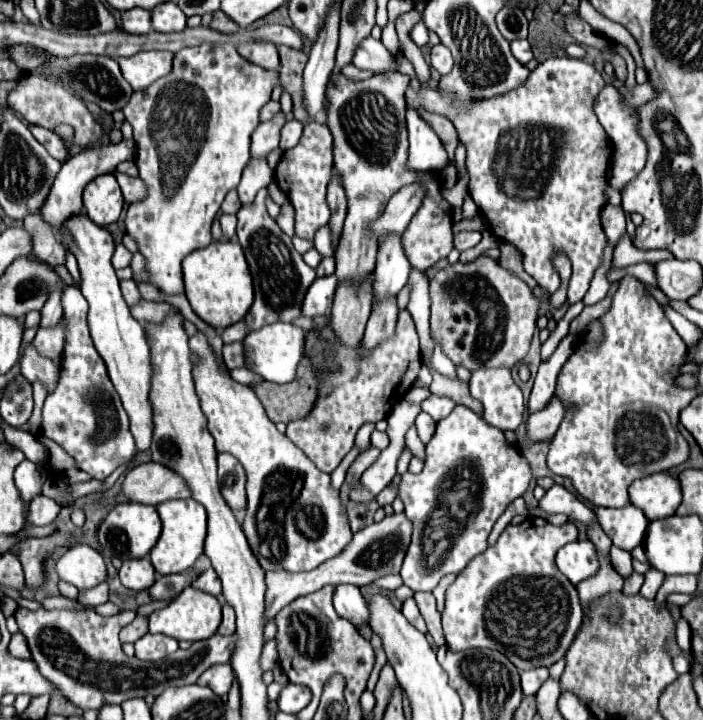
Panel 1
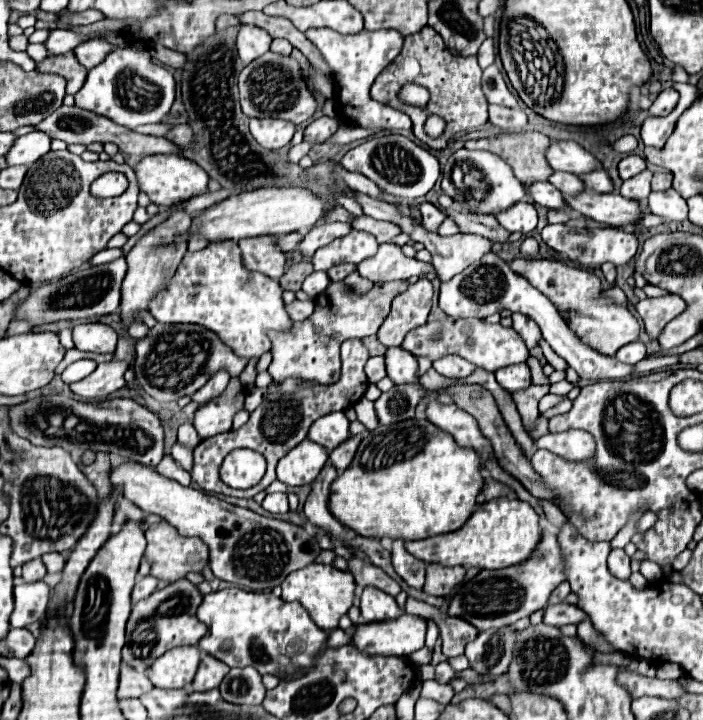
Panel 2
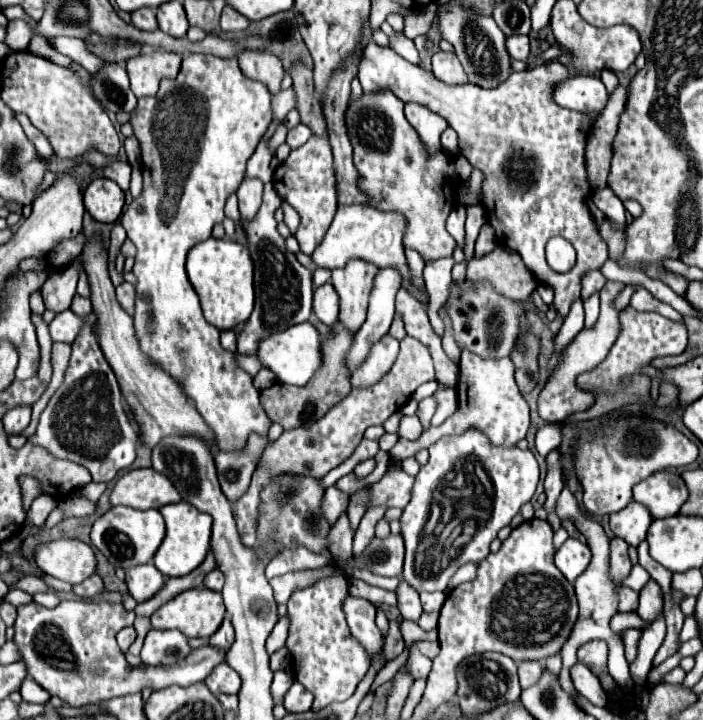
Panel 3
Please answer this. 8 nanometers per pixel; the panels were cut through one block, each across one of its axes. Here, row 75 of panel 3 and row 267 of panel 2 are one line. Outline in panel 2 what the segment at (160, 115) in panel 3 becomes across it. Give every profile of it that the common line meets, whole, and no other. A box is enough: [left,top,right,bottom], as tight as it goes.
[150,240,292,358]

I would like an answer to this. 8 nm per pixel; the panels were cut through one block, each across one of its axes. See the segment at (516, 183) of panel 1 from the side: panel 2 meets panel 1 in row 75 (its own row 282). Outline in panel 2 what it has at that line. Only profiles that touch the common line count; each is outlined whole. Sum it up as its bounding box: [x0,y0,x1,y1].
[510,258,640,356]

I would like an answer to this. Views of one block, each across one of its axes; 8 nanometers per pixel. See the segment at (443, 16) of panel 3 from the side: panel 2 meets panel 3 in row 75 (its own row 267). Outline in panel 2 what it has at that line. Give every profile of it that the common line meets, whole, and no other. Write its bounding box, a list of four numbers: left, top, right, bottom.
[438,252,634,380]

